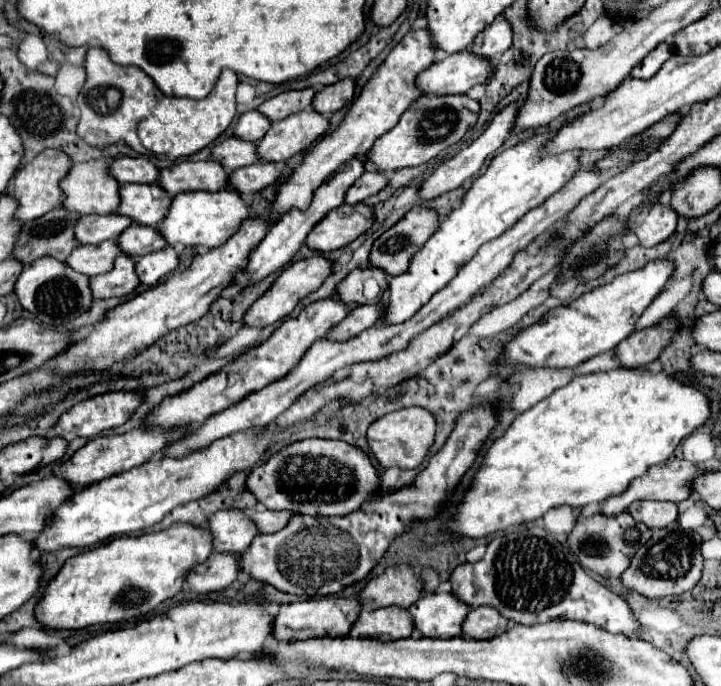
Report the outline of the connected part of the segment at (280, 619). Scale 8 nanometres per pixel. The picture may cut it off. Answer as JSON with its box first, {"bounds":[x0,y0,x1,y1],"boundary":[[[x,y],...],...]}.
{"bounds":[275,596,361,640],"boundary":[[[323,596],[317,600],[303,600],[303,602],[293,602],[285,604],[279,608],[279,614],[275,618],[275,638],[277,640],[307,640],[315,636],[345,636],[349,634],[351,626],[361,614],[361,604],[355,598],[333,598],[333,596]]]}

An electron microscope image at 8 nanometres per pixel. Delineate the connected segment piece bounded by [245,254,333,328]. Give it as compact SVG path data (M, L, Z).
M315 254L315 256L311 256L309 260L305 258L305 260L297 260L297 262L291 262L281 274L279 274L279 278L273 282L273 286L267 290L267 294L263 294L263 298L259 298L253 306L251 306L251 310L247 312L247 318L245 318L245 324L247 326L269 326L269 324L273 324L273 322L277 322L277 320L281 320L281 318L287 318L291 312L293 312L293 308L297 306L297 302L299 300L303 300L307 294L311 294L311 292L315 292L321 284L323 284L323 280L327 278L327 276L331 276L333 274L333 260L329 260L329 258L325 258L325 256L321 256L321 254Z

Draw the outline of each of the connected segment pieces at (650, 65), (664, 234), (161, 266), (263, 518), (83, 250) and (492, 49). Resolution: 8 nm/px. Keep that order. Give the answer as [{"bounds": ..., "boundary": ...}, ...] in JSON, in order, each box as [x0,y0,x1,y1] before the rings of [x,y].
[{"bounds":[631,42,673,80],"boundary":[[[665,42],[659,44],[655,50],[651,50],[651,54],[647,54],[647,58],[643,58],[641,64],[635,66],[635,70],[631,70],[631,76],[641,78],[641,80],[651,78],[669,60],[671,54],[673,54],[673,48],[669,44]]]},{"bounds":[635,202,677,248],"boundary":[[[655,202],[647,218],[635,228],[635,234],[641,246],[651,248],[665,242],[675,232],[675,226],[677,226],[677,214],[669,206]]]},{"bounds":[135,248,179,286],"boundary":[[[161,248],[155,254],[147,254],[147,258],[137,258],[135,260],[135,272],[139,276],[141,284],[155,286],[159,280],[163,280],[167,274],[171,274],[179,264],[179,258],[175,250]]]},{"bounds":[253,508,291,534],"boundary":[[[259,508],[253,512],[253,522],[259,526],[261,534],[271,534],[277,532],[281,528],[287,526],[287,522],[291,520],[291,512],[275,512],[275,510],[267,510],[267,508]]]},{"bounds":[65,240,119,278],"boundary":[[[107,240],[99,246],[77,246],[77,250],[73,250],[65,262],[75,272],[81,272],[91,278],[111,270],[111,262],[117,254],[119,246],[115,246],[115,240]]]},{"bounds":[471,18,511,60],"boundary":[[[497,18],[491,26],[487,26],[487,30],[477,34],[471,52],[479,58],[497,60],[497,56],[501,56],[509,46],[511,46],[511,26],[503,18]]]}]

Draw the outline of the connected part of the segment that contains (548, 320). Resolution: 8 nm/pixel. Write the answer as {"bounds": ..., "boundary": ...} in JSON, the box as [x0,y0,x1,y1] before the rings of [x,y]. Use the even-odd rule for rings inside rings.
{"bounds":[503,260,675,368],"boundary":[[[651,260],[635,272],[621,274],[605,286],[599,286],[565,306],[549,310],[537,324],[529,326],[509,342],[507,350],[503,350],[503,362],[509,366],[523,362],[531,368],[573,368],[601,352],[613,350],[635,330],[637,318],[665,288],[673,270],[675,264],[671,260]]]}

